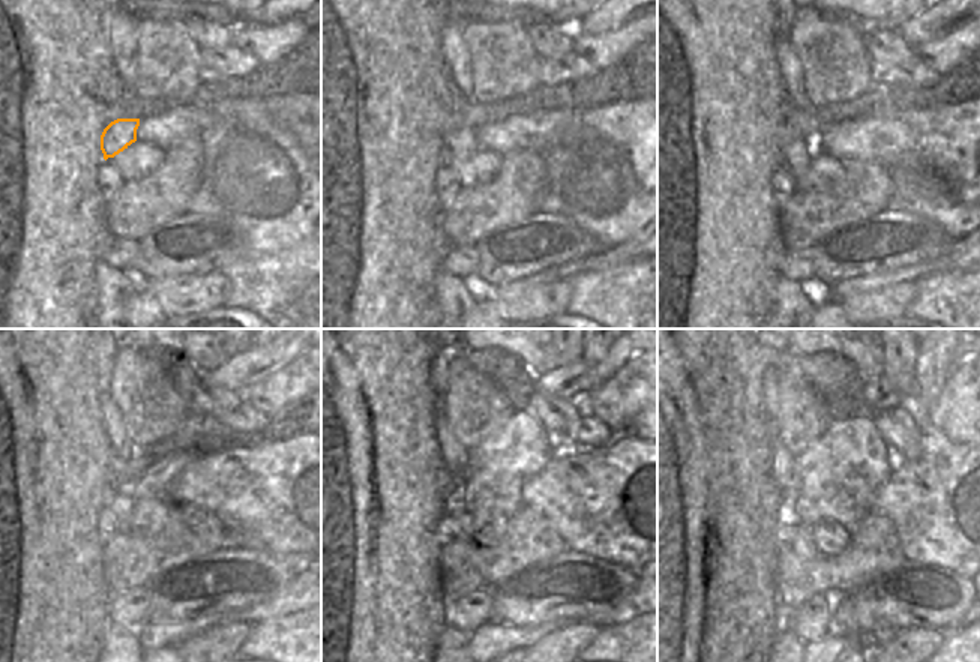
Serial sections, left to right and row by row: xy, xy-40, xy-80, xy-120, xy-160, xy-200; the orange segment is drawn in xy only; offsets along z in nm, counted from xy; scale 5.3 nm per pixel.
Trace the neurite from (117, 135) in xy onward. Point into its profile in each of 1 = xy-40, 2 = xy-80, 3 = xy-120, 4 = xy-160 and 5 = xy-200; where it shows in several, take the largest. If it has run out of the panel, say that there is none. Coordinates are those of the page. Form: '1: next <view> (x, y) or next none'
1: next xy-40 (459, 146)
2: next xy-80 (796, 156)
3: next xy-120 (122, 503)
4: next xy-160 (455, 508)
5: next xy-200 (803, 545)

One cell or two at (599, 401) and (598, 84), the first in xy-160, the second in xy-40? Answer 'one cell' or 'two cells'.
two cells

